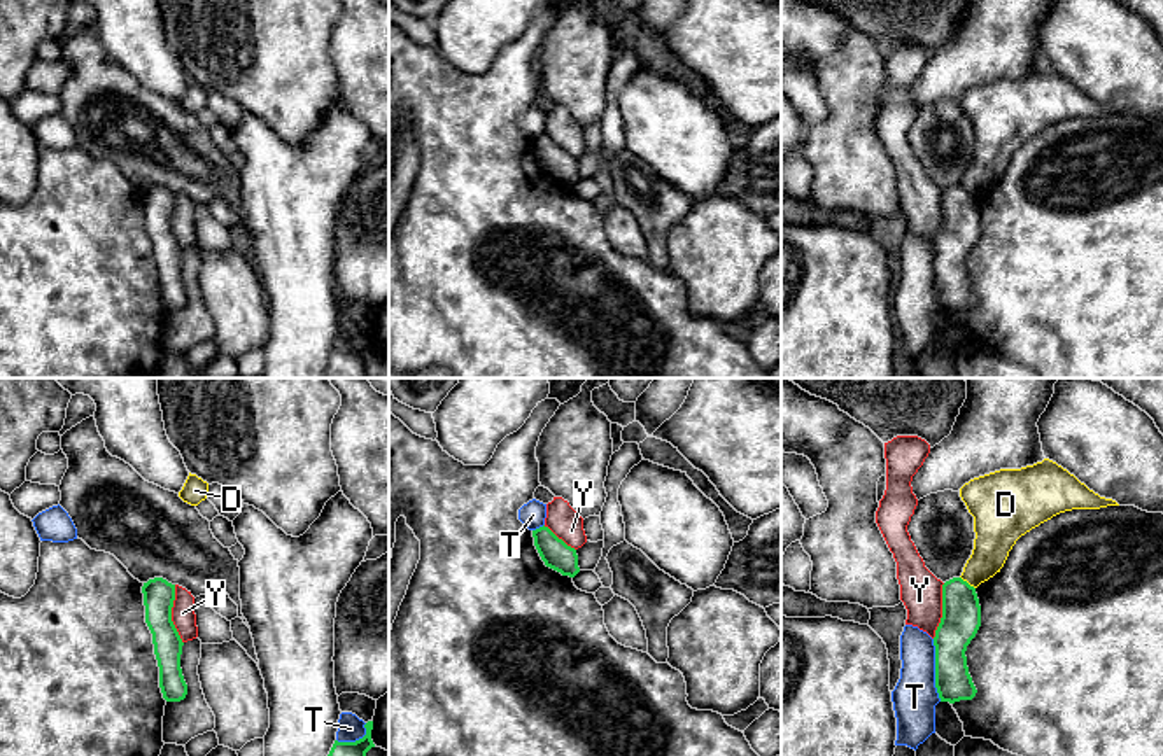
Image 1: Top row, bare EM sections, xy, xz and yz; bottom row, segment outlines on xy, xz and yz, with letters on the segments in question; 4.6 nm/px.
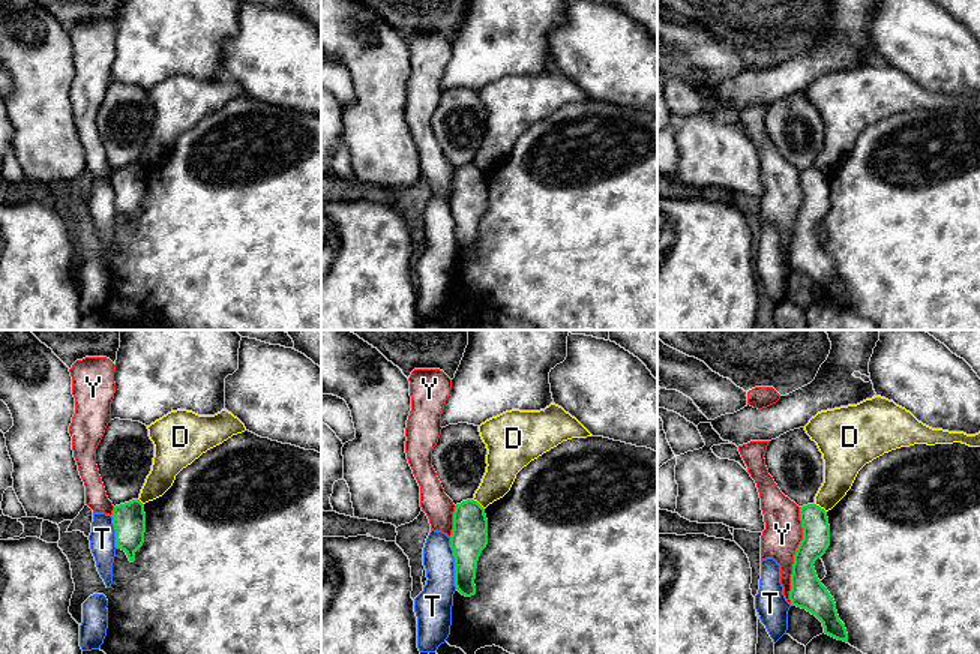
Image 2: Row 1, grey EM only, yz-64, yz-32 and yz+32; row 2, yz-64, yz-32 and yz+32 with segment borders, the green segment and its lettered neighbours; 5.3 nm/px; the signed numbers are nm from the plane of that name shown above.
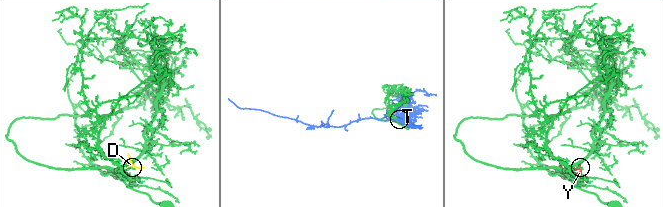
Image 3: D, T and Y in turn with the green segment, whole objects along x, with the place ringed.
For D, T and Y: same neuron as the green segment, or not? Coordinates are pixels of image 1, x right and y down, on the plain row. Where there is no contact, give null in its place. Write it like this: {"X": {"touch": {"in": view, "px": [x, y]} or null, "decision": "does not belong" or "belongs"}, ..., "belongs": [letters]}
{"D": {"touch": {"in": "yz", "px": [965, 189]}, "decision": "does not belong"}, "T": {"touch": {"in": "yz", "px": [936, 279]}, "decision": "does not belong"}, "Y": {"touch": {"in": "xy", "px": [170, 223]}, "decision": "does not belong"}, "belongs": []}

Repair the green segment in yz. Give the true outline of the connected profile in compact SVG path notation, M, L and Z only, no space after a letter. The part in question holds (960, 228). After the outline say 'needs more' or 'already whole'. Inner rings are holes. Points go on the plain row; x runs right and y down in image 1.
M962 186L942 192L942 226L935 238L935 296L941 310L972 308L977 301L967 275L967 254L981 234L976 196Z; already whole

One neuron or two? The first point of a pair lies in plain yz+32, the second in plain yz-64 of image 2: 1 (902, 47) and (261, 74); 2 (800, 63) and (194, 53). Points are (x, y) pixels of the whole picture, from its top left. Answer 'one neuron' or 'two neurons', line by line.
1: one neuron
2: one neuron

